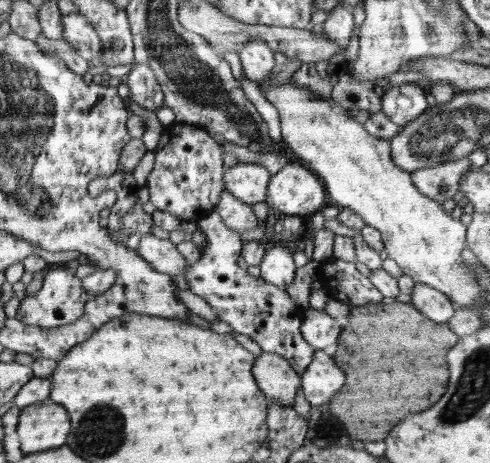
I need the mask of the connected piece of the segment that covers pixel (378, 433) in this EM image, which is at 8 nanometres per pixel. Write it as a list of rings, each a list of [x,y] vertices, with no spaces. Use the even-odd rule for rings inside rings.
[[[411,303],[351,306],[349,314],[348,324],[336,344],[338,352],[332,352],[348,380],[329,403],[330,411],[344,420],[352,438],[384,441],[406,414],[424,412],[446,394],[450,378],[446,356],[459,336],[448,323],[430,322]]]

